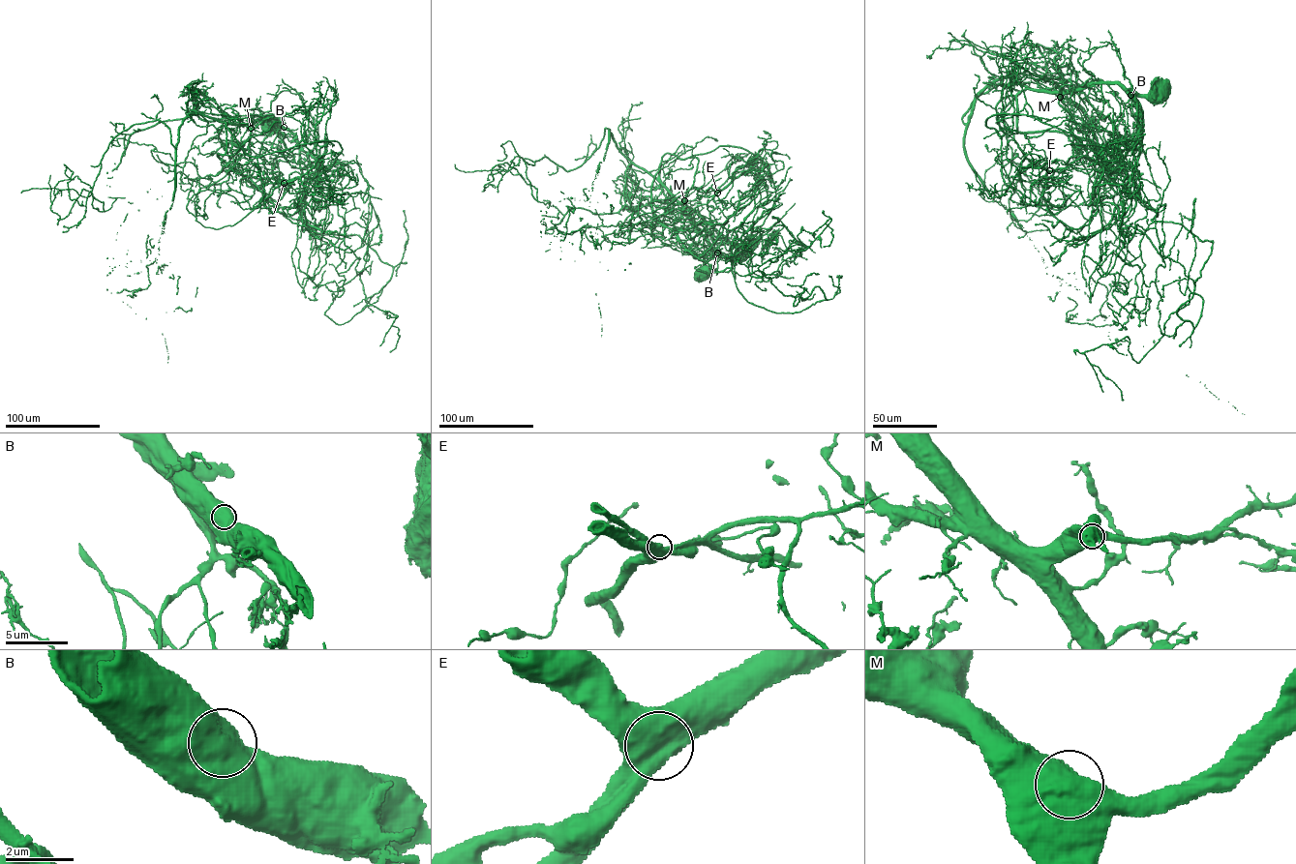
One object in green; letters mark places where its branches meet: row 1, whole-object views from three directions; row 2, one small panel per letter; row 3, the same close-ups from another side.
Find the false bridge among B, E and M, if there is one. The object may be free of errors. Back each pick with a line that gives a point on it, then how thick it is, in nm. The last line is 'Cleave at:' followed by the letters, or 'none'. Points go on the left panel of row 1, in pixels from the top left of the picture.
E: at (284, 183); 1000 nm thick
Cleave at: E

